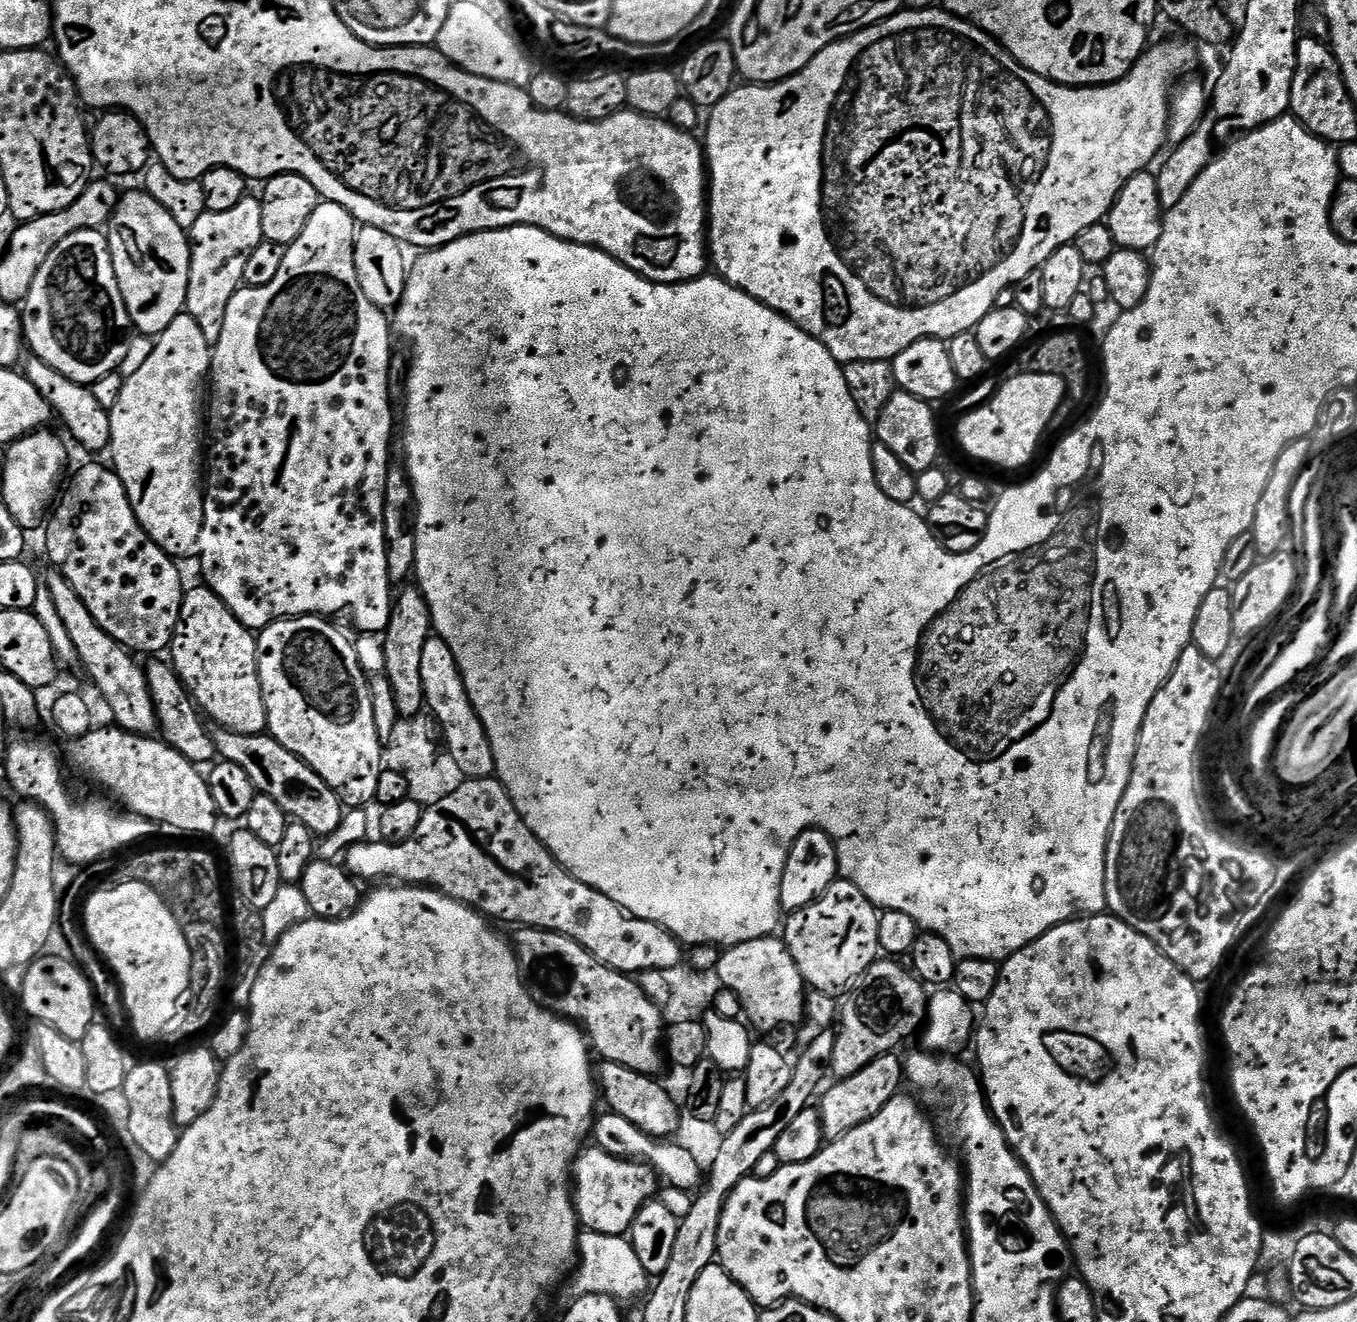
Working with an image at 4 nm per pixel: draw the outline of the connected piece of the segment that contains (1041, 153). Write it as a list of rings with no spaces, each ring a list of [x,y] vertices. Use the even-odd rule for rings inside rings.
[[[933,6],[933,8],[916,8],[913,12],[907,12],[907,10],[895,12],[894,15],[886,17],[882,22],[863,28],[861,32],[855,32],[852,36],[836,40],[830,46],[826,46],[826,50],[822,50],[814,57],[801,72],[785,80],[780,80],[777,84],[741,83],[739,86],[733,87],[732,91],[726,94],[726,98],[722,98],[722,102],[712,105],[706,116],[706,127],[703,129],[705,132],[704,136],[702,135],[702,147],[706,153],[706,171],[710,177],[708,224],[710,225],[711,263],[714,265],[715,271],[722,274],[728,283],[736,288],[741,288],[743,292],[750,294],[763,304],[768,304],[775,312],[782,313],[785,318],[792,320],[800,328],[805,328],[811,336],[822,341],[830,350],[830,354],[834,354],[834,358],[843,365],[863,360],[893,361],[898,354],[902,354],[902,350],[906,350],[906,346],[914,346],[914,342],[918,342],[920,339],[932,337],[947,342],[953,336],[973,331],[982,322],[982,318],[986,318],[986,314],[990,314],[996,307],[996,299],[1002,290],[1005,290],[1006,287],[1016,286],[1018,282],[1022,282],[1022,278],[1026,278],[1026,274],[1043,268],[1046,258],[1050,258],[1050,254],[1054,254],[1054,250],[1073,243],[1078,238],[1078,234],[1082,234],[1082,230],[1087,230],[1089,226],[1101,223],[1107,217],[1108,211],[1114,206],[1122,186],[1126,186],[1126,182],[1130,182],[1130,178],[1134,178],[1139,172],[1151,169],[1153,167],[1151,165],[1152,159],[1156,155],[1159,157],[1165,151],[1164,144],[1166,145],[1168,140],[1168,117],[1174,89],[1177,87],[1178,81],[1187,77],[1189,75],[1187,72],[1196,64],[1195,46],[1197,47],[1197,45],[1191,39],[1184,39],[1186,40],[1164,40],[1161,44],[1153,43],[1145,48],[1144,53],[1134,61],[1132,69],[1121,80],[1115,80],[1109,84],[1069,86],[1058,84],[1046,76],[1034,74],[1034,70],[1019,64],[1004,49],[1004,45],[1000,41],[983,32],[977,24],[970,20],[964,20],[961,16],[954,16],[951,12],[945,12],[939,6]]]

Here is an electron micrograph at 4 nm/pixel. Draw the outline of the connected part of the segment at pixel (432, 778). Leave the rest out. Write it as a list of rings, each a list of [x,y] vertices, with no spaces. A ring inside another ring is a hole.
[[[421,714],[399,722],[401,724],[392,732],[392,741],[386,744],[387,771],[401,772],[408,783],[407,795],[422,806],[450,798],[450,794],[454,794],[454,790],[464,784],[466,777],[458,767],[458,762],[454,762],[454,754],[450,754],[435,716]]]

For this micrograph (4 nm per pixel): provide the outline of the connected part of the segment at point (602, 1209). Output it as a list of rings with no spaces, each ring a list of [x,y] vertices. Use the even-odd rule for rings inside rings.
[[[599,1146],[585,1147],[574,1169],[574,1199],[581,1225],[598,1234],[625,1235],[642,1206],[655,1197],[652,1195],[656,1192],[656,1180],[658,1173],[649,1164],[620,1160],[609,1152],[603,1152]]]

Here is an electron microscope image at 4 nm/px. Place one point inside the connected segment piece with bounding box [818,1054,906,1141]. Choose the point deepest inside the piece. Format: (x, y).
(850, 1102)

